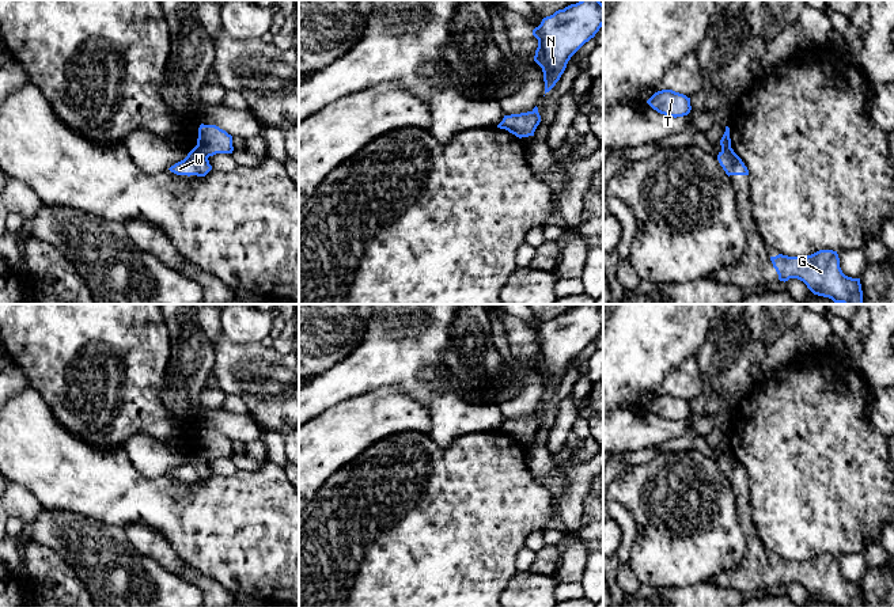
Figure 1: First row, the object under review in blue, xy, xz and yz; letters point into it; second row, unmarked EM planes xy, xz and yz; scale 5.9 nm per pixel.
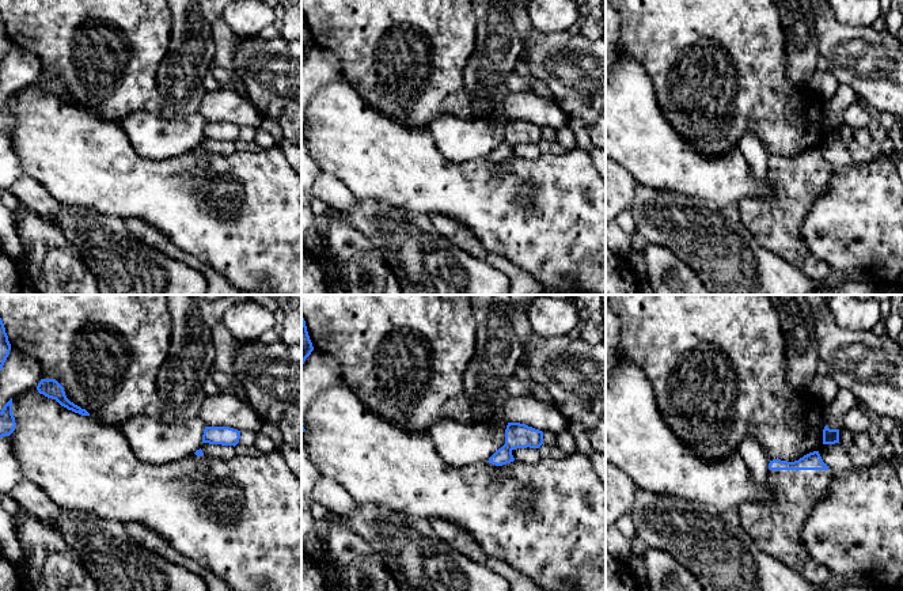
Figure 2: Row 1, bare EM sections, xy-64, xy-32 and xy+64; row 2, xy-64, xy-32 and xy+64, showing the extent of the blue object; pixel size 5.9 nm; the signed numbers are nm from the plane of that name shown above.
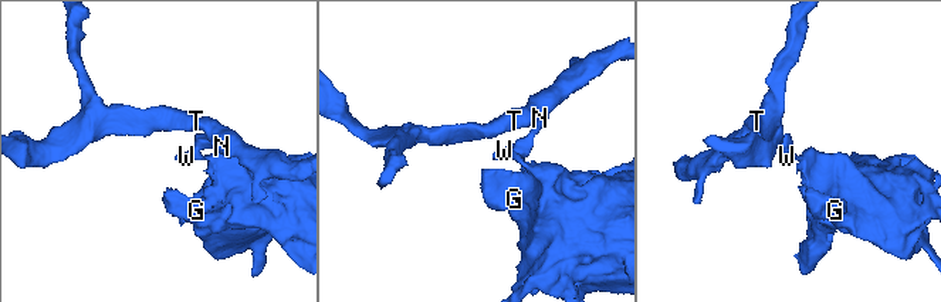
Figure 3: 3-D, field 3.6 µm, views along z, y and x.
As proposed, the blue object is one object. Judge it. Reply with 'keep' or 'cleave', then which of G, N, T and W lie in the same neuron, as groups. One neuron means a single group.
cleave; groups G W / N T

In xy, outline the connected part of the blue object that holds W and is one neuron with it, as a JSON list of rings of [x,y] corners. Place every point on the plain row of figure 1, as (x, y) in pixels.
[[[194,451],[183,464],[175,467],[168,474],[177,479],[205,481],[212,474],[212,470],[208,460]]]

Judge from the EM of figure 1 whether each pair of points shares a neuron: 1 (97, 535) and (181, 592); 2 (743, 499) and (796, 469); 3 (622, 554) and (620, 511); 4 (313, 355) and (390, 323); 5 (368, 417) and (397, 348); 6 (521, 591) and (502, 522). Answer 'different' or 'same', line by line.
1: same
2: different
3: same
4: different
5: different
6: different

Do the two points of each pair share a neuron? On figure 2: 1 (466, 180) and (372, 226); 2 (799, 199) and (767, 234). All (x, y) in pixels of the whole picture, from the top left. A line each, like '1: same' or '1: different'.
1: different
2: same

